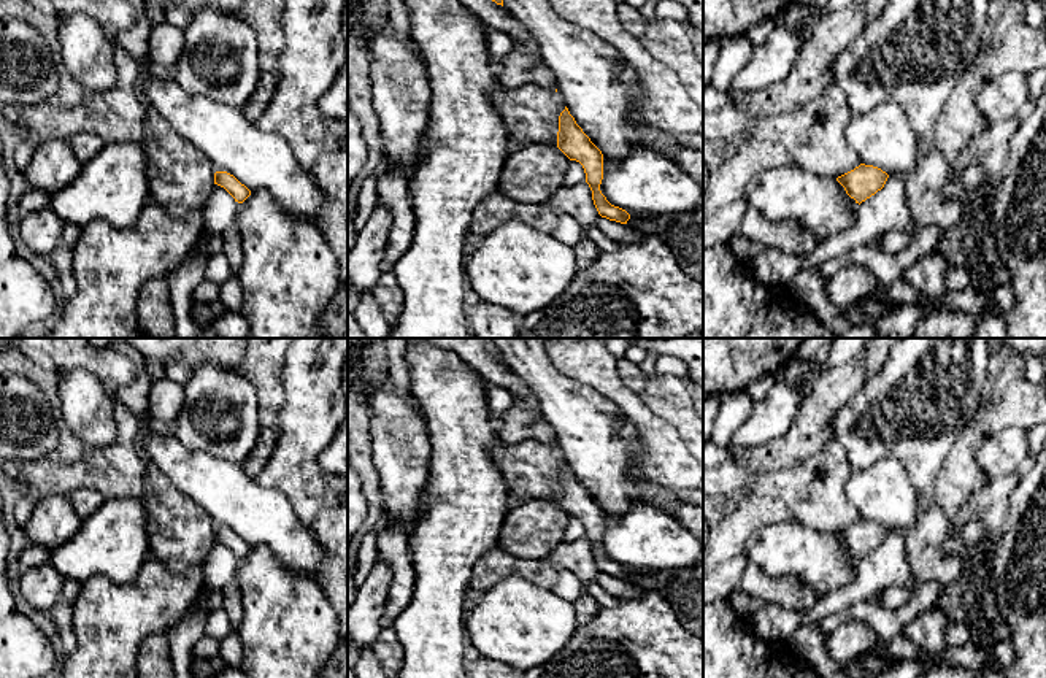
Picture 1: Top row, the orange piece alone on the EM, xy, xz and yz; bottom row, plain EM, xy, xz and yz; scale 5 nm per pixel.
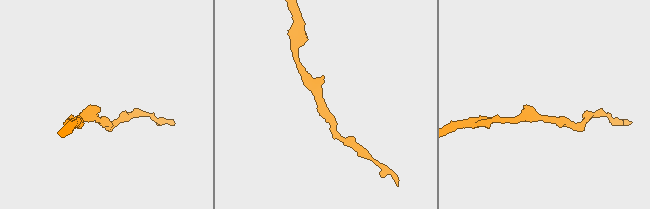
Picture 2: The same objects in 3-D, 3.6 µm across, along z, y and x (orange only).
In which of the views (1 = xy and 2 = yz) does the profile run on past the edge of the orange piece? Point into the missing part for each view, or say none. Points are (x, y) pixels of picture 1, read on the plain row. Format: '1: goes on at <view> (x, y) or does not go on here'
1: does not go on here
2: does not go on here

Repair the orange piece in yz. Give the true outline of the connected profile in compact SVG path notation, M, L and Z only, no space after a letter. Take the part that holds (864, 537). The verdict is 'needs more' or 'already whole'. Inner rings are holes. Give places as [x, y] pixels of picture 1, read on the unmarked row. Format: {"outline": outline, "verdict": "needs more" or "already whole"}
{"outline": "M860 519L854 526L841 530L836 537L844 543L846 549L862 559L878 546L881 546L889 530L878 522Z", "verdict": "already whole"}

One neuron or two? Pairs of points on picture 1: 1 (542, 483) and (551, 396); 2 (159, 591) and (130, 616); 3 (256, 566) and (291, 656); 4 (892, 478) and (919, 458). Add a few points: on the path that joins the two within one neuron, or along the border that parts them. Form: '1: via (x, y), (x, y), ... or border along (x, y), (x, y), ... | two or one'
1: border along (557, 446), (567, 461) | two
2: via (153, 597), (137, 610) | one
3: via (267, 588), (288, 620), (288, 634) | one
4: border along (869, 466), (892, 458), (905, 470), (918, 504) | two

